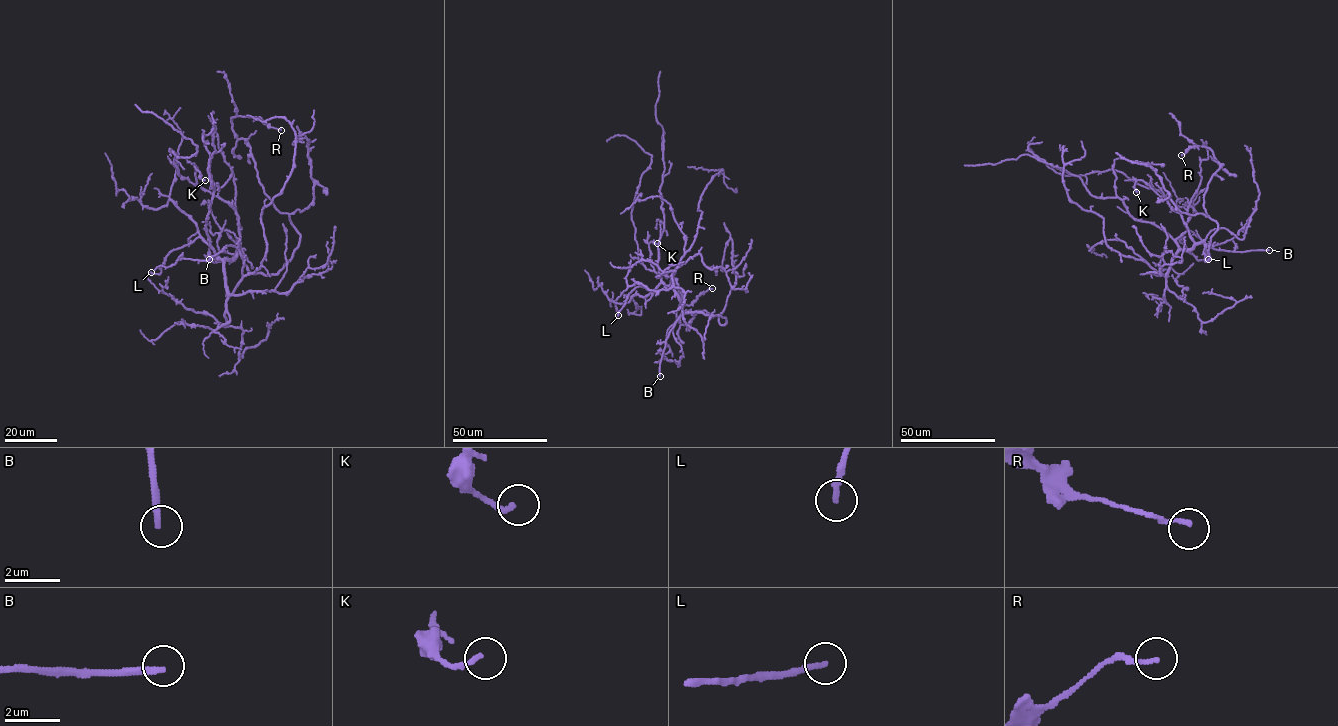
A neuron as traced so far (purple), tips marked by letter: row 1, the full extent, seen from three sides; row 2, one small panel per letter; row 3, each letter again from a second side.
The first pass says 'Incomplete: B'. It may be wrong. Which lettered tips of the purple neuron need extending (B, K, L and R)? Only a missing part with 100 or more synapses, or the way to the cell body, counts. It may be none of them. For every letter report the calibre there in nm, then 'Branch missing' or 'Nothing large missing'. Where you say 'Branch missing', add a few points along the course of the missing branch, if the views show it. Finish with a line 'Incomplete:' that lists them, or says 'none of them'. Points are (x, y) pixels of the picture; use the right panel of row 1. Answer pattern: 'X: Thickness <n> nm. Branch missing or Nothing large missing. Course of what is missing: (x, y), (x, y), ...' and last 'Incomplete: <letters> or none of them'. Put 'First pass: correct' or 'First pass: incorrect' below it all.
B: Thickness 240 nm. Branch missing
K: Thickness 190 nm. Nothing large missing
L: Thickness 200 nm. Nothing large missing
R: Thickness 140 nm. Nothing large missing
Incomplete: B
First pass: correct

